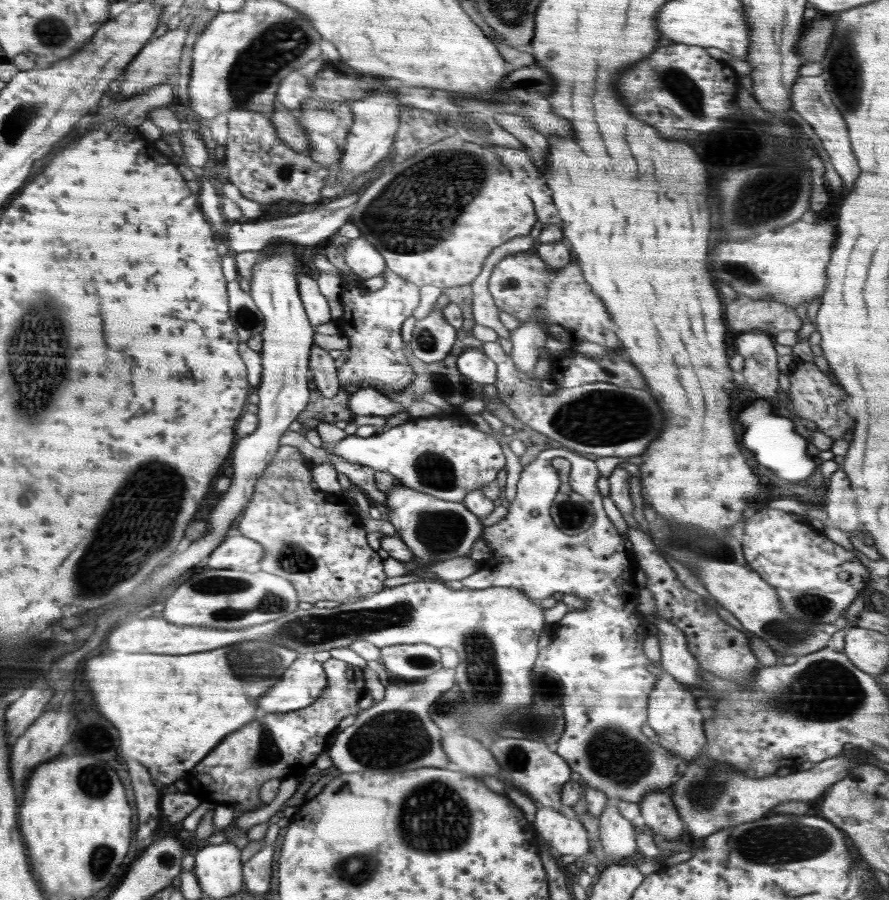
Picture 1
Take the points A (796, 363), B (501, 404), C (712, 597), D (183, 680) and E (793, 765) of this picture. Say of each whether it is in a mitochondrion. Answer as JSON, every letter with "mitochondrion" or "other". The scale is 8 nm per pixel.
{"A":"other","B":"other","C":"other","D":"other","E":"other"}

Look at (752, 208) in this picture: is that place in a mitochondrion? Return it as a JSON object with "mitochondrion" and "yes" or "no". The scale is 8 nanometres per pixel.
{"mitochondrion":"yes"}

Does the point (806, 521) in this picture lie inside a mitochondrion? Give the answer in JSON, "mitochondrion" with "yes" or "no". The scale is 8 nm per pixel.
{"mitochondrion":"no"}

